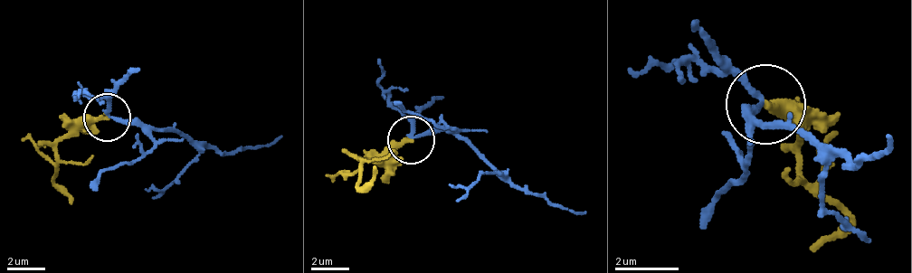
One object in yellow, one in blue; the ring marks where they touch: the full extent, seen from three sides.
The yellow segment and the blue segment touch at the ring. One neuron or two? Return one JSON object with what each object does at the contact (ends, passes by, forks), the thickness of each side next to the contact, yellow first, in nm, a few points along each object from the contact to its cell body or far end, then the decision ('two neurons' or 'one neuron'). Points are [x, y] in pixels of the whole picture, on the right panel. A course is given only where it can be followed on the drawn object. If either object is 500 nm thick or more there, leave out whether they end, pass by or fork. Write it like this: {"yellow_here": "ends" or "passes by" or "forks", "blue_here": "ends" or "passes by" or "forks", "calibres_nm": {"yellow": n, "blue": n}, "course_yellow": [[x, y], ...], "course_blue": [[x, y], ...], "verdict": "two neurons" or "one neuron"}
{"yellow_here": "ends", "blue_here": "passes by", "calibres_nm": {"yellow": 260, "blue": 170}, "course_yellow": [[764, 106], [772, 106], [803, 154], [803, 178], [844, 218], [812, 250]], "course_blue": [[764, 98], [755, 122], [788, 122], [844, 162], [884, 154], [884, 138]], "verdict": "one neuron"}

